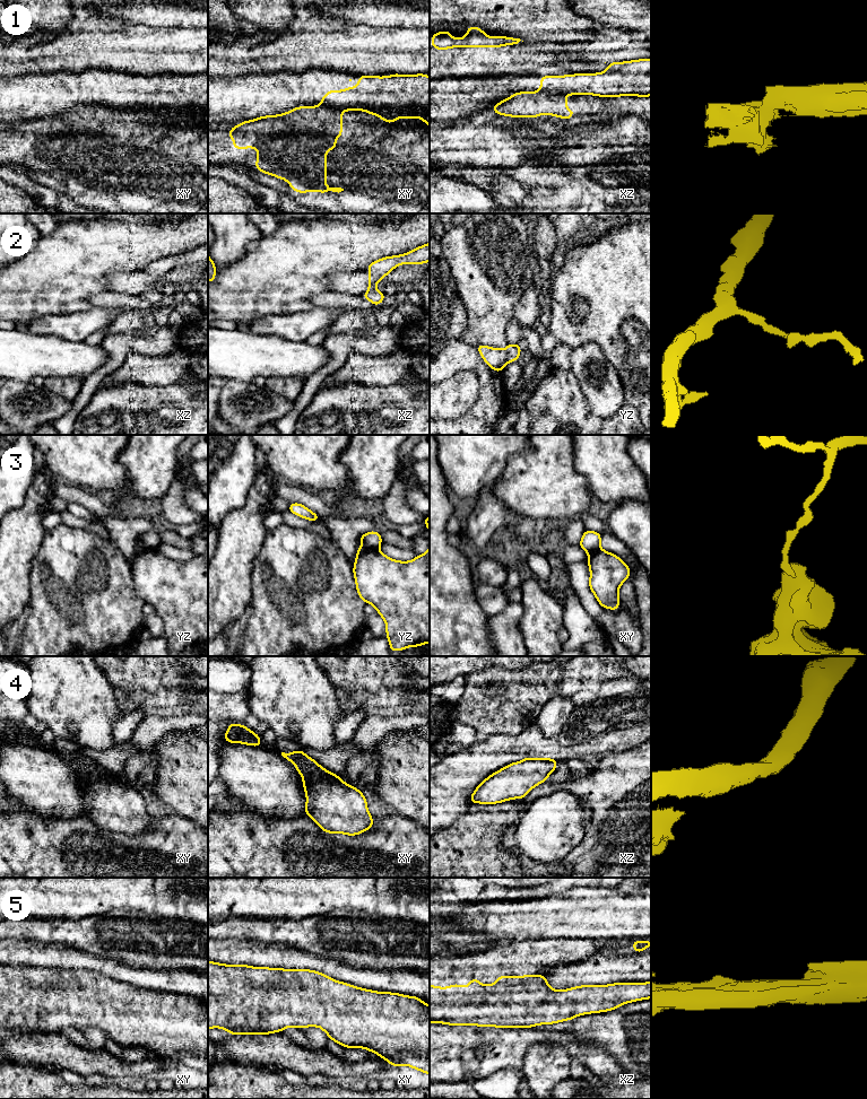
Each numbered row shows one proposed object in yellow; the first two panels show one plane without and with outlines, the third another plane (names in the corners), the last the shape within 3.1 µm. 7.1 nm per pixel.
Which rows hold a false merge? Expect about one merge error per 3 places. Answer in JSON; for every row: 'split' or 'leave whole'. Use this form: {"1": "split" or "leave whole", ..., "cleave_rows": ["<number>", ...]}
{"1": "split", "2": "split", "3": "split", "4": "split", "5": "leave whole", "cleave_rows": ["1", "2", "3", "4"]}

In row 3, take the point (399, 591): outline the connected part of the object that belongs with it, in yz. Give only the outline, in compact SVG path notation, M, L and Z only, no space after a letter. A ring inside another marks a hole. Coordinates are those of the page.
M430 547L424 555L410 561L398 561L387 557L379 549L358 549L353 568L356 588L363 602L371 603L383 618L391 652L404 651L430 643Z

